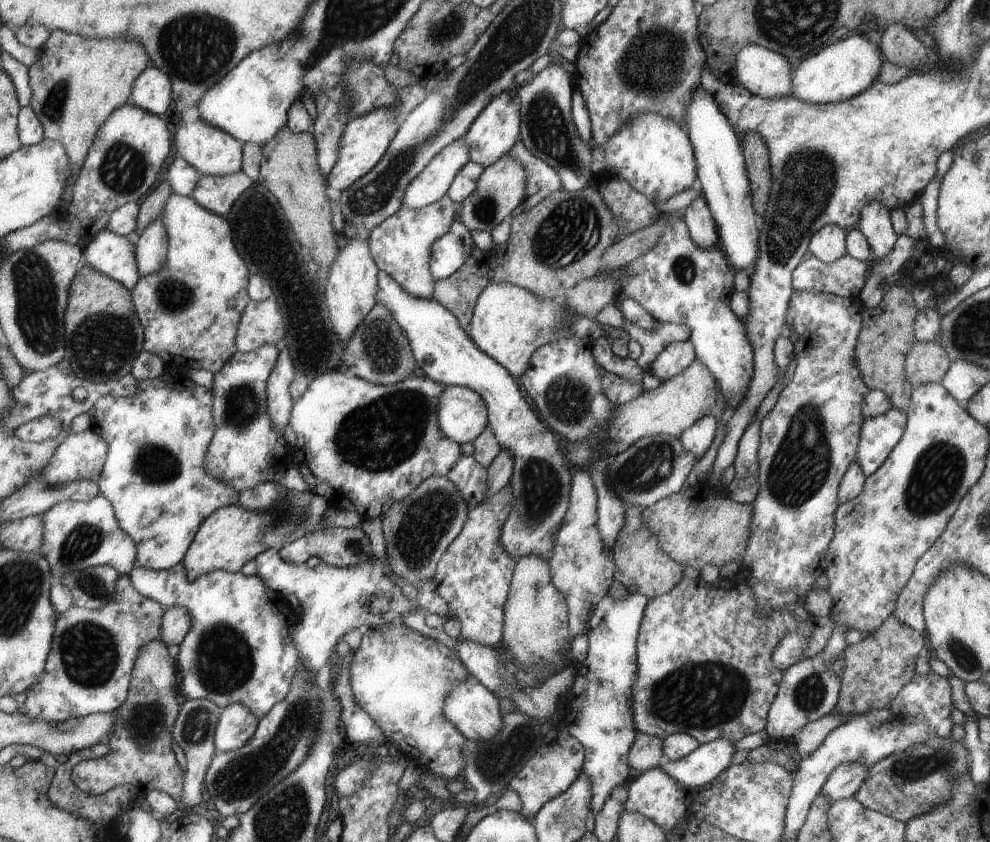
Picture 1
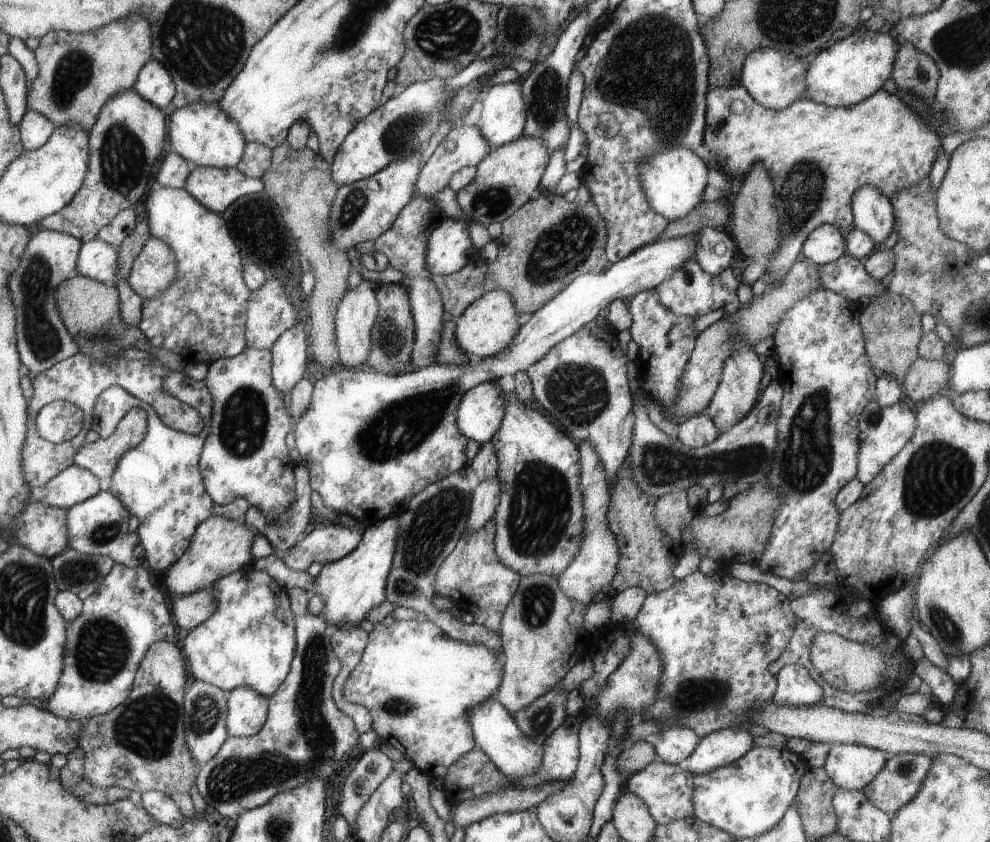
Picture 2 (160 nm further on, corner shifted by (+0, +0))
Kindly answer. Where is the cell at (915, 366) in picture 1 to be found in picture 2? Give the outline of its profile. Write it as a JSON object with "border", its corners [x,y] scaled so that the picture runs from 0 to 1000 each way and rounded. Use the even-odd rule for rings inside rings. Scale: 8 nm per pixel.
{"border":[[[928,424],[913,449],[913,470],[921,477],[933,477],[941,470],[957,464],[960,437],[952,425]]]}

